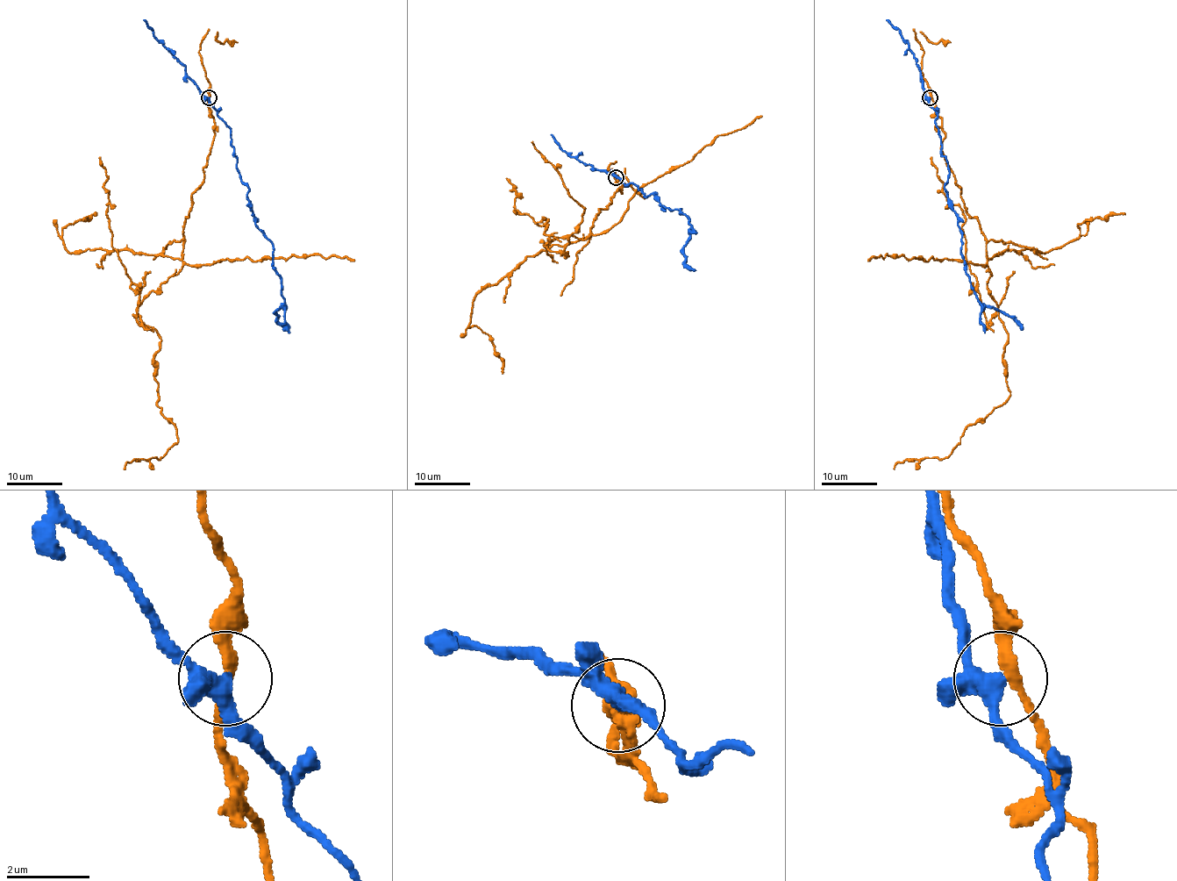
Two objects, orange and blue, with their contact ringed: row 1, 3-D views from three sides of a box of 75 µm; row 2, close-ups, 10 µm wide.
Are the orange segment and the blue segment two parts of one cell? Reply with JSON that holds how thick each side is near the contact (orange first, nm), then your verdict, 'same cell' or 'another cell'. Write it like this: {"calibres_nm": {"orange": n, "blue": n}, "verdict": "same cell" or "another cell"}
{"calibres_nm": {"orange": 220, "blue": 320}, "verdict": "another cell"}

